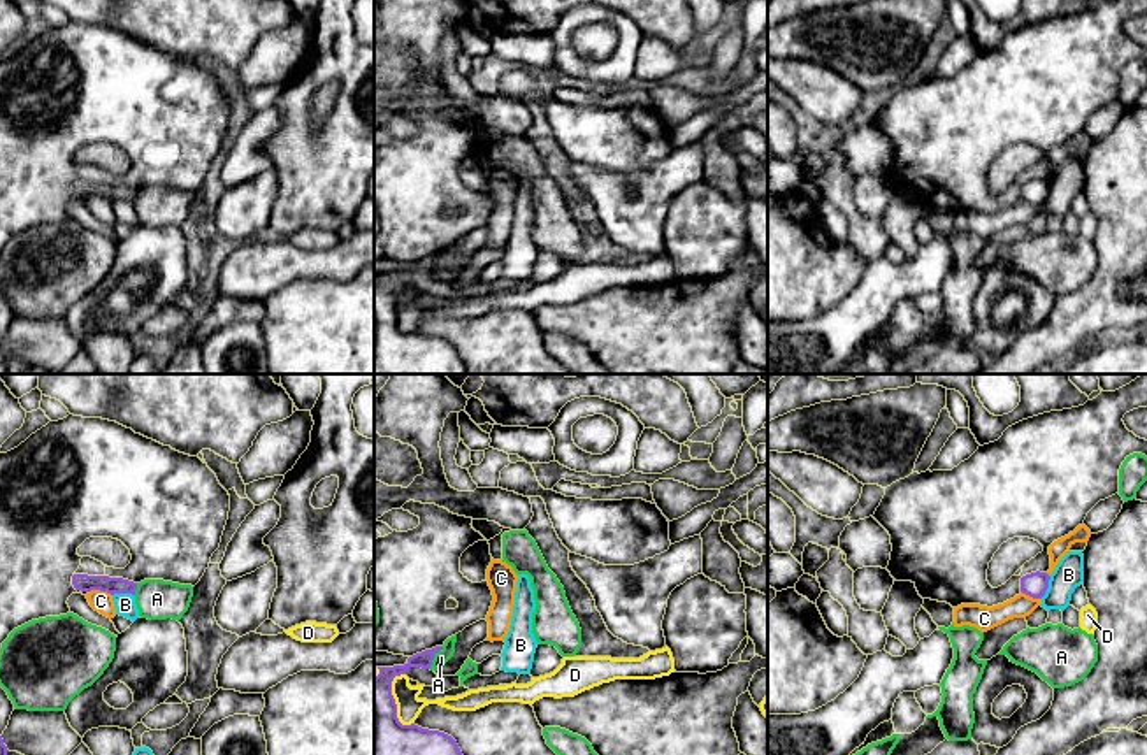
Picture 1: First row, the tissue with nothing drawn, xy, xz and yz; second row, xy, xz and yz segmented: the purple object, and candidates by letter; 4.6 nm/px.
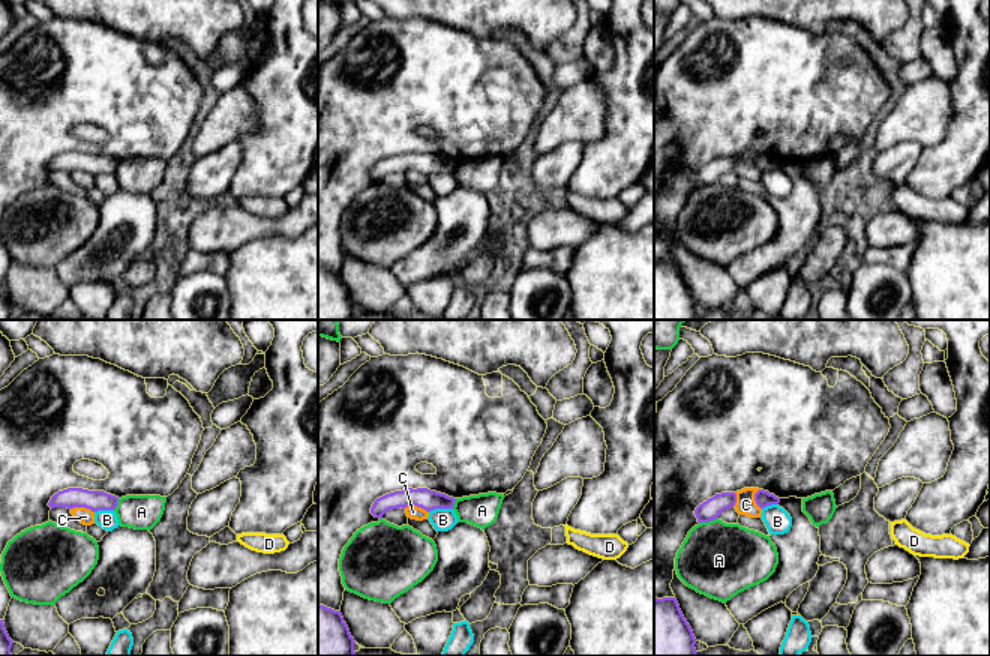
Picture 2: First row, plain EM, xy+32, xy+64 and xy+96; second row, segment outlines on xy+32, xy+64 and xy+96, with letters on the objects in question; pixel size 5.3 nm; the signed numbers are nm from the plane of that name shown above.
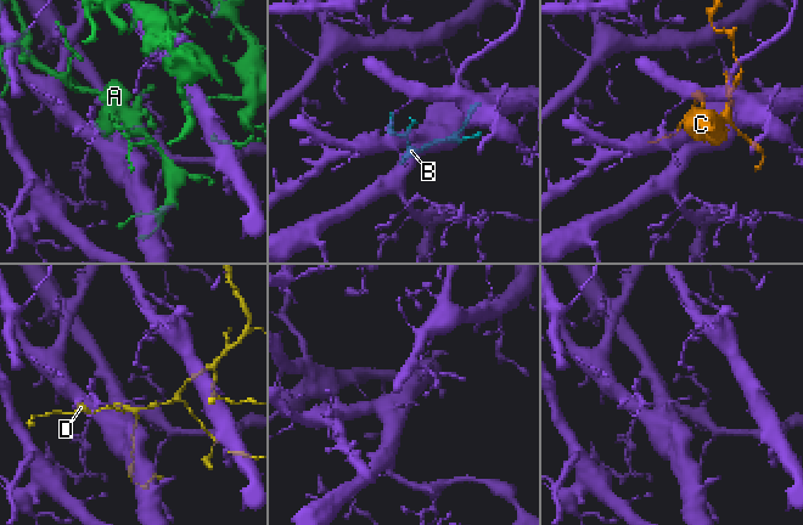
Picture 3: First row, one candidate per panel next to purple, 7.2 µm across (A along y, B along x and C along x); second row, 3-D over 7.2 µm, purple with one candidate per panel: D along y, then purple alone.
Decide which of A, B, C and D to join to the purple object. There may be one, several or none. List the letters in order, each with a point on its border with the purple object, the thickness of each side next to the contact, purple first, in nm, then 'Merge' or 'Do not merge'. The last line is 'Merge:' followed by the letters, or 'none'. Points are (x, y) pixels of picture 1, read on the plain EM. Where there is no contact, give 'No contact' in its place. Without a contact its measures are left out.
A: Touches purple at xz (432, 264). Thickness 80 nm (purple) against 70 nm. Do not merge
B: Touches purple at xy (123, 199). Thickness 80 nm (purple) against 100 nm. Do not merge
C: Touches purple at xy (100, 197). Thickness 80 nm (purple) against 100 nm. Do not merge
D: Touches purple at xz (394, 306). Thickness 360 nm (purple) against 110 nm. Do not merge
Merge: none

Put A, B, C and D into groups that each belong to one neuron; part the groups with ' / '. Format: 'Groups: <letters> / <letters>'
Groups: A / B / C / D

